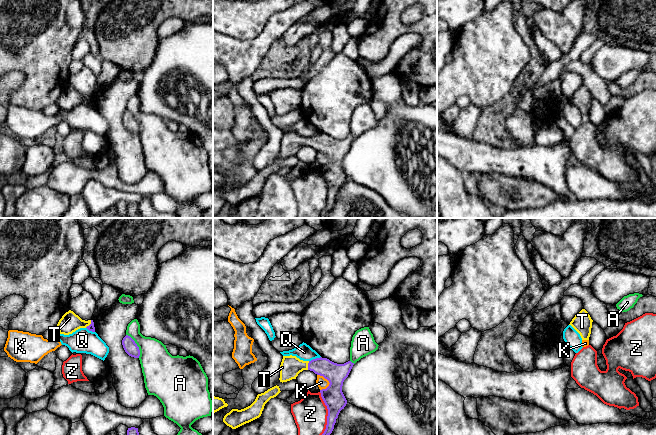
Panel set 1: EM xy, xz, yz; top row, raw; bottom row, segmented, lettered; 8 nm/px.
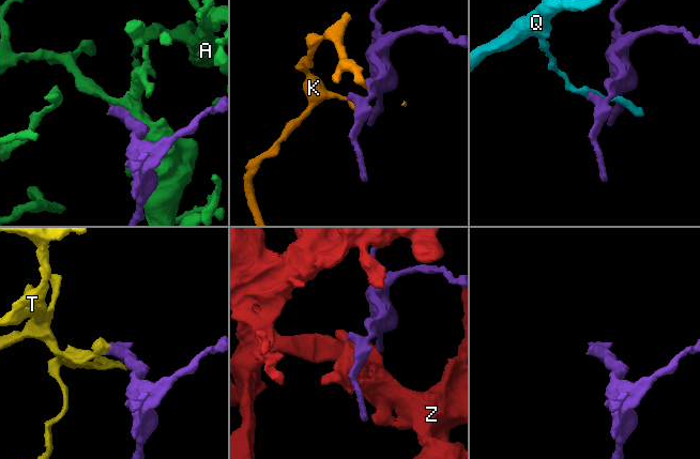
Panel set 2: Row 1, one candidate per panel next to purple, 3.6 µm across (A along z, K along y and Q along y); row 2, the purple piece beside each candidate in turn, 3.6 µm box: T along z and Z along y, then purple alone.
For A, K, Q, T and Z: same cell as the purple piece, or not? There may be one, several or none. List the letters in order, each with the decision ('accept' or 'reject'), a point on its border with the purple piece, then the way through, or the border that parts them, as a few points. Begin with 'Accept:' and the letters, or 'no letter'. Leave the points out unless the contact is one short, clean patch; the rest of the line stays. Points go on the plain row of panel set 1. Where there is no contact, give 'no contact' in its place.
Accept: T
A: reject; meets purple in xy at (136, 121)
K: reject; meets purple in xz at (327, 155); border along xz (317, 150), (328, 157), (329, 161), (325, 165)
Q: reject; meets purple in xz at (314, 135)
T: accept; meets purple in xz at (308, 141); runs through xz (335, 149), (322, 142), (308, 141), (291, 142)
Z: reject; meets purple in xz at (327, 193)

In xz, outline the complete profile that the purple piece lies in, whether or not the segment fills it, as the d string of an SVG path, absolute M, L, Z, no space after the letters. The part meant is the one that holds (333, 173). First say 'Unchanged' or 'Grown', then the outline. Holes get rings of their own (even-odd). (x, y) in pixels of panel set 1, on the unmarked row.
Grown. M283 132L280 141L280 158L287 158L296 155L303 146L313 147L329 157L326 165L320 166L321 173L327 182L327 201L324 209L320 212L319 218L324 218L334 205L336 195L347 180L342 168L344 156L348 153L354 139L348 137L344 140L337 140L327 134L316 134L311 137L303 137L296 132Z

